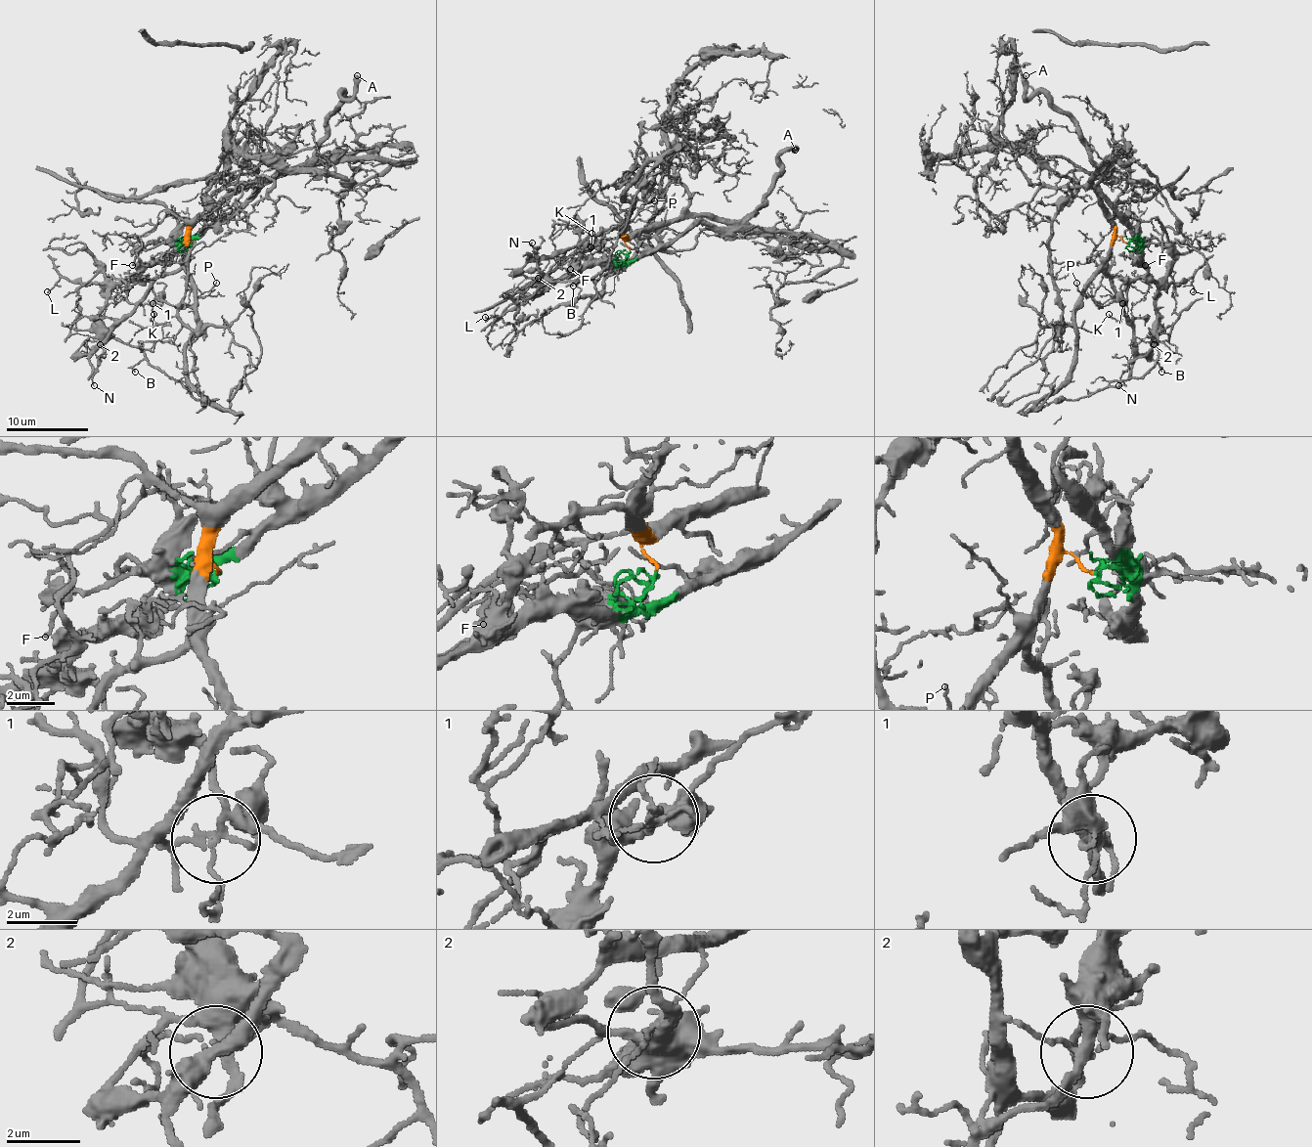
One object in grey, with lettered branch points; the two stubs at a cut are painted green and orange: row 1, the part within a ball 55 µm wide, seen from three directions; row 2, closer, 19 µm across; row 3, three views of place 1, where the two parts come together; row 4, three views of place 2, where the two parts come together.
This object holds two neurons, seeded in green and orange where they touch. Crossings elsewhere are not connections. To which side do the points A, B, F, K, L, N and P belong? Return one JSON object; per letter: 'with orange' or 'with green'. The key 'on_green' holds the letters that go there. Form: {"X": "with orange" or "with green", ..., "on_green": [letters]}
{"A": "with orange", "B": "with green", "F": "with green", "K": "with green", "L": "with green", "N": "with green", "P": "with orange", "on_green": ["B", "F", "K", "L", "N"]}

